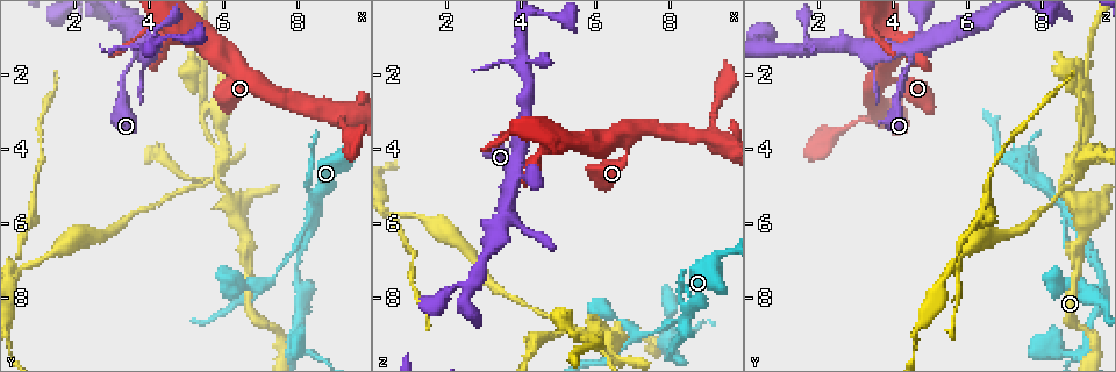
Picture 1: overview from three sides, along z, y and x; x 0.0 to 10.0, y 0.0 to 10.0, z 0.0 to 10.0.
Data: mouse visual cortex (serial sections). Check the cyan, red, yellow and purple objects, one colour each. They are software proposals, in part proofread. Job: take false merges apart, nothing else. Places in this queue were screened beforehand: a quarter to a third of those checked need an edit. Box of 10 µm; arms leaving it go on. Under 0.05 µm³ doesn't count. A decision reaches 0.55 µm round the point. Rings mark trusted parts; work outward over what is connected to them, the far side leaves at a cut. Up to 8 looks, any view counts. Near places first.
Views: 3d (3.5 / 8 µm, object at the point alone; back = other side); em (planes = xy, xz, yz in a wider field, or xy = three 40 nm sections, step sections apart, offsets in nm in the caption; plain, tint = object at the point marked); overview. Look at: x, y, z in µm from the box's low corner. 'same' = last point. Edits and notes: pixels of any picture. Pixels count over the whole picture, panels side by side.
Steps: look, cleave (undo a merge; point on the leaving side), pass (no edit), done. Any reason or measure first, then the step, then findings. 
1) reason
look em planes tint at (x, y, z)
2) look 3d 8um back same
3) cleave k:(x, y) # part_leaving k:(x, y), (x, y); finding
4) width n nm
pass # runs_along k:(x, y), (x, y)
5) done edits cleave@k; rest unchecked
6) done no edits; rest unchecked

look 3d 8um back at (5.90, 4.60, 8.80)

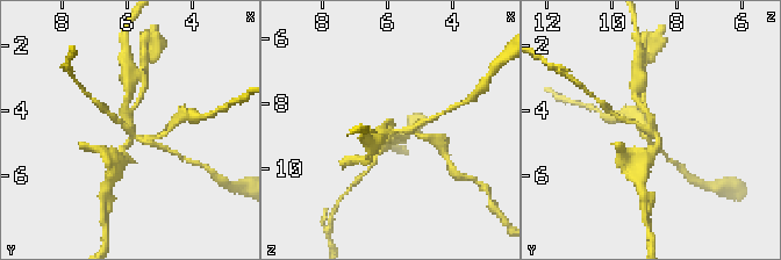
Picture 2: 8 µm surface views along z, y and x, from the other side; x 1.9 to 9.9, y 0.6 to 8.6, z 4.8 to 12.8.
zoom in
look 3d 3.5um same

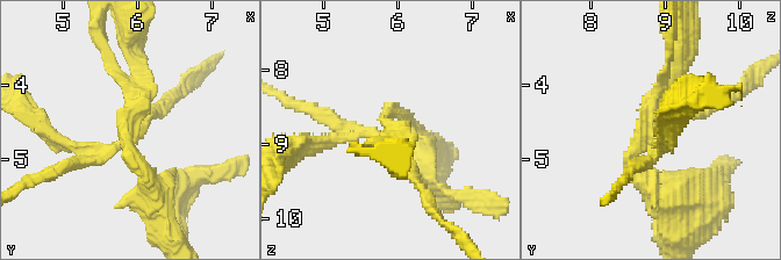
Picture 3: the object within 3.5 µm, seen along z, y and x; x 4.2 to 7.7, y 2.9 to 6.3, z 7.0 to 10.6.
cleave 3:(343, 136) # part_leaving 3:(378, 134), (342, 128), (292, 105); two cells meet here

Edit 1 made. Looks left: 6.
look overview

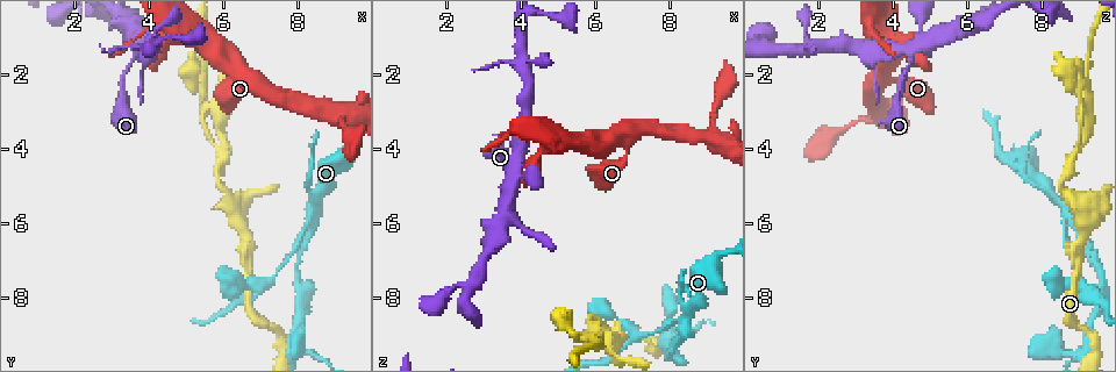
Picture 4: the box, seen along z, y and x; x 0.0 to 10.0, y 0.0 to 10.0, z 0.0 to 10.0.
thick turns thin
look 3d 3.5um at (5.45, 2.25, 9.00)

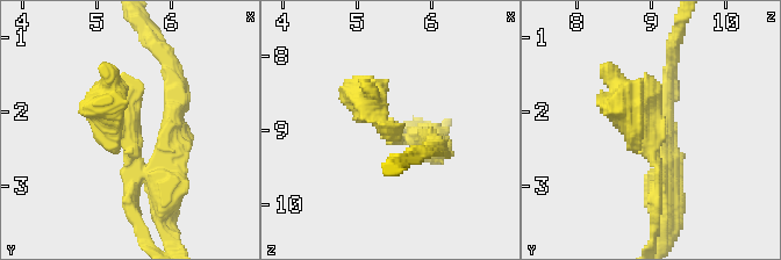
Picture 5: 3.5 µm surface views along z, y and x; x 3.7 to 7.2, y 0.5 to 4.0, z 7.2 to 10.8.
need the tissue
look em xy step 1 tint at (5.45, 2.30, 8.95)

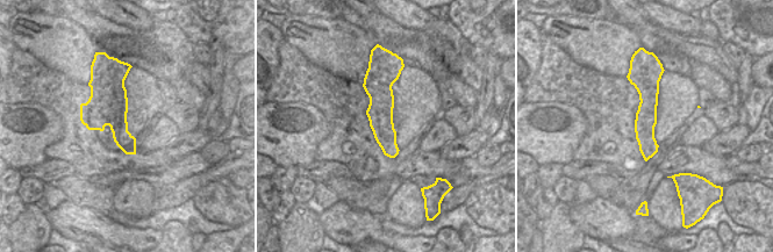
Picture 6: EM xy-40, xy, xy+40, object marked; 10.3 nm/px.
pass # runs_along 6:(639, 74), (646, 84), (646, 156); all the same cell

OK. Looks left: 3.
three arms meet
look 3d 3.5um at (8.45, 5.75, 8.90)

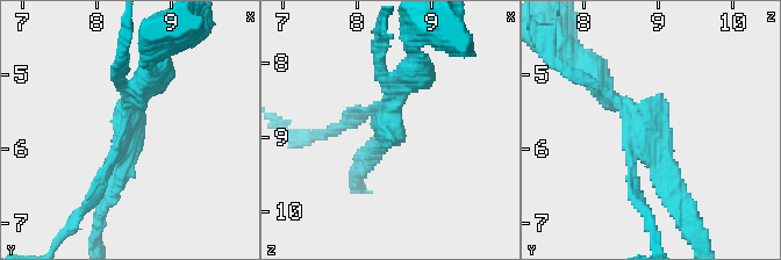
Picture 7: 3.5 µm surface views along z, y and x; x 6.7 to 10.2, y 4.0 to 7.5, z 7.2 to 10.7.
arms 3; arm_widths 100, 200, 200 nm
look em xy step 3 tint at (8.45, 5.70, 8.95)

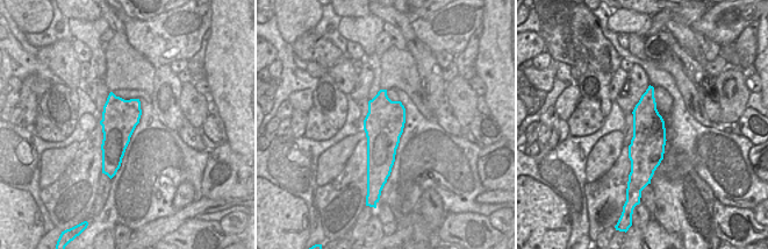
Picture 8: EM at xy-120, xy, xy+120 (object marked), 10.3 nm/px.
width 420 nm
cleave 7:(98, 193) # part_leaving 7:(117, 157), (102, 189), (56, 243); two cells meet here

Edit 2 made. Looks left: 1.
done edits cleave@3, cleave@7; rest unchecked

